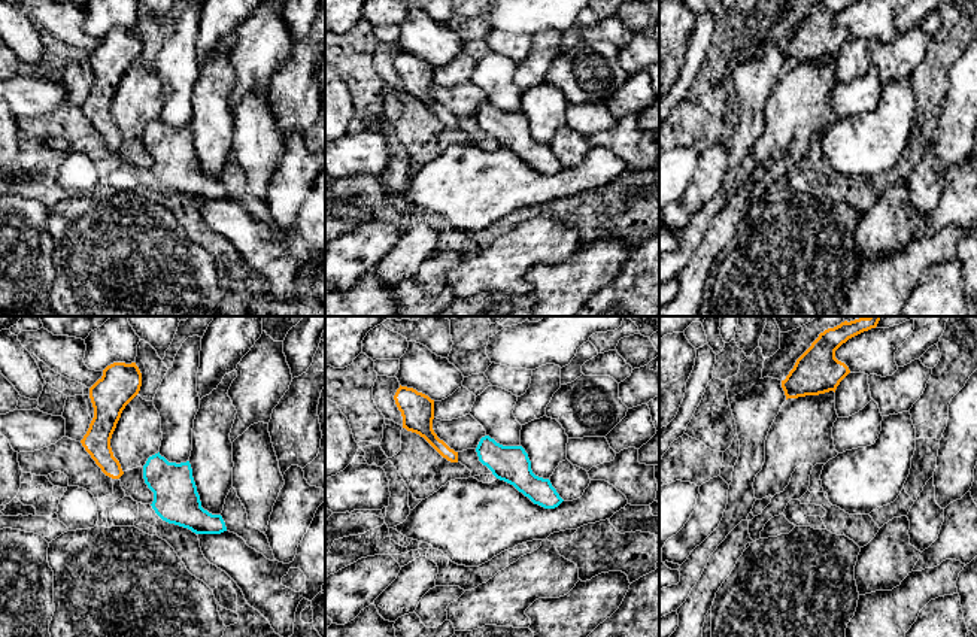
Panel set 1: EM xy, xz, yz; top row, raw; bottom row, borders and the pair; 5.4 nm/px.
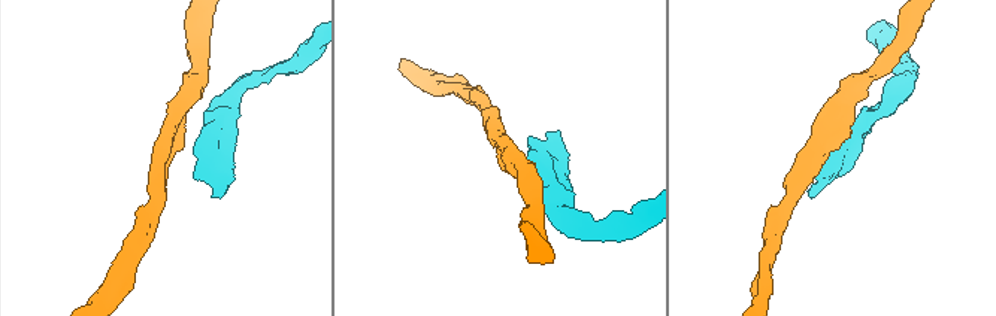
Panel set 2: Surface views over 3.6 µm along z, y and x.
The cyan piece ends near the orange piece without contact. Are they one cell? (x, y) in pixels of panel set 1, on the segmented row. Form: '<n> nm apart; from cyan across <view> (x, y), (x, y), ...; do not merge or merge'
100 nm apart; from cyan across xz (476, 451), (457, 452); do not merge

